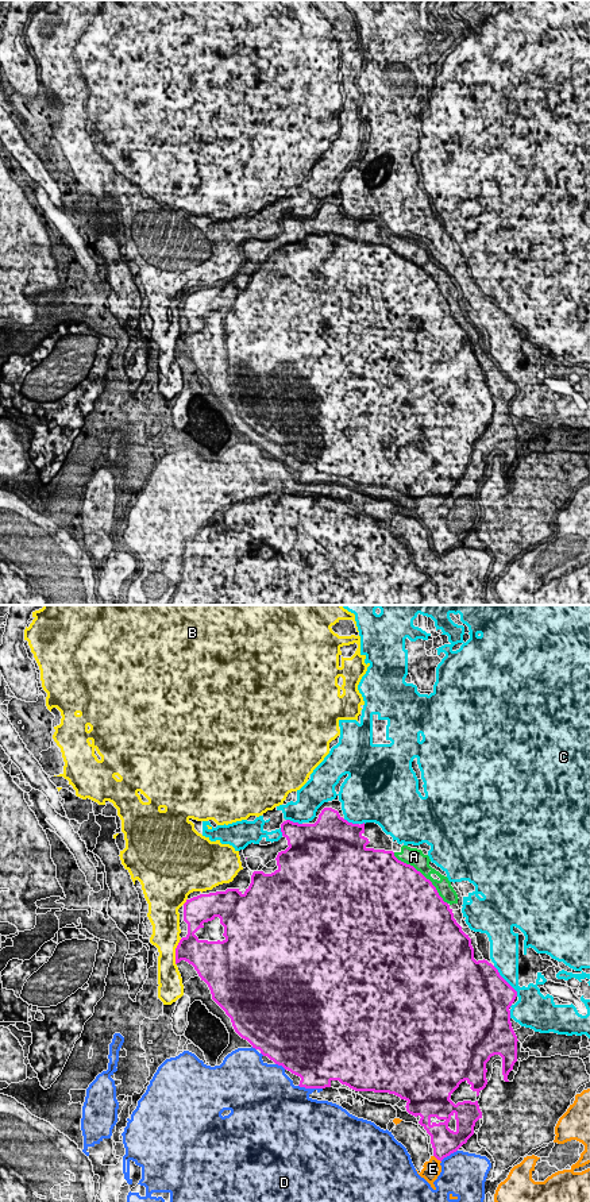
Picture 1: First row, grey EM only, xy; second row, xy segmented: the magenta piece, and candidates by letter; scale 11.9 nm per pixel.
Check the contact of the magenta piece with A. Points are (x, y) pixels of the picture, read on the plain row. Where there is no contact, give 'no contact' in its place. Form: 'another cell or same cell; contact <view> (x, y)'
same cell; contact xy (421, 269)

